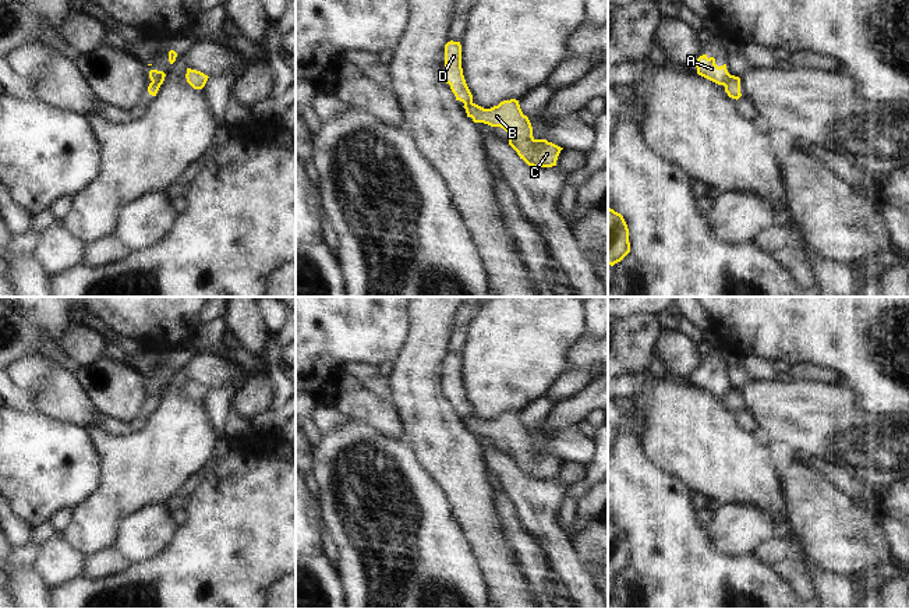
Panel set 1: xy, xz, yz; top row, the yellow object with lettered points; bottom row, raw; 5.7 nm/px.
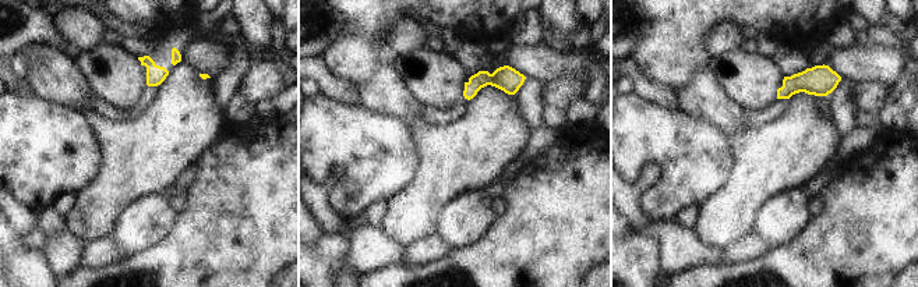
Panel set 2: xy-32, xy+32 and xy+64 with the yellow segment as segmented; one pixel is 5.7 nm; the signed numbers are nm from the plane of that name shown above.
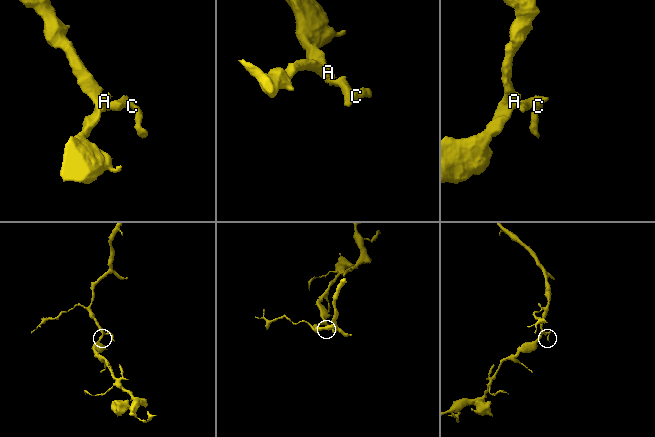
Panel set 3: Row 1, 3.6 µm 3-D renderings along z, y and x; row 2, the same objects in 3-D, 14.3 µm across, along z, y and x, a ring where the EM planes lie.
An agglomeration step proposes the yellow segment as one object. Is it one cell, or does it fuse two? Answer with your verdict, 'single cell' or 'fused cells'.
fused cells

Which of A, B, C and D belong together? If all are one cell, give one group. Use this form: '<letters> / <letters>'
A D / B C

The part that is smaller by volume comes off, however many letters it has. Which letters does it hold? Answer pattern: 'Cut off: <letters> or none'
Cut off: B, C

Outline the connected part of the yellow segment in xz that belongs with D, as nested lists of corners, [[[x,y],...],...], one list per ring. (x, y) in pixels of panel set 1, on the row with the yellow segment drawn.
[[[450,40],[445,45],[445,82],[450,85],[456,100],[473,103],[473,95],[463,75],[460,42]]]

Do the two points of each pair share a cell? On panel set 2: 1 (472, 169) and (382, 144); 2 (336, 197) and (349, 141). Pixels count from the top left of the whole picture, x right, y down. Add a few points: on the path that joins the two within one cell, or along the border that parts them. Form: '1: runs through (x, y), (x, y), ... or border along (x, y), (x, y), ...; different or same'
1: border along (406, 126), (417, 156), (417, 172), (408, 185); different
2: runs through (349, 183), (349, 155); same

